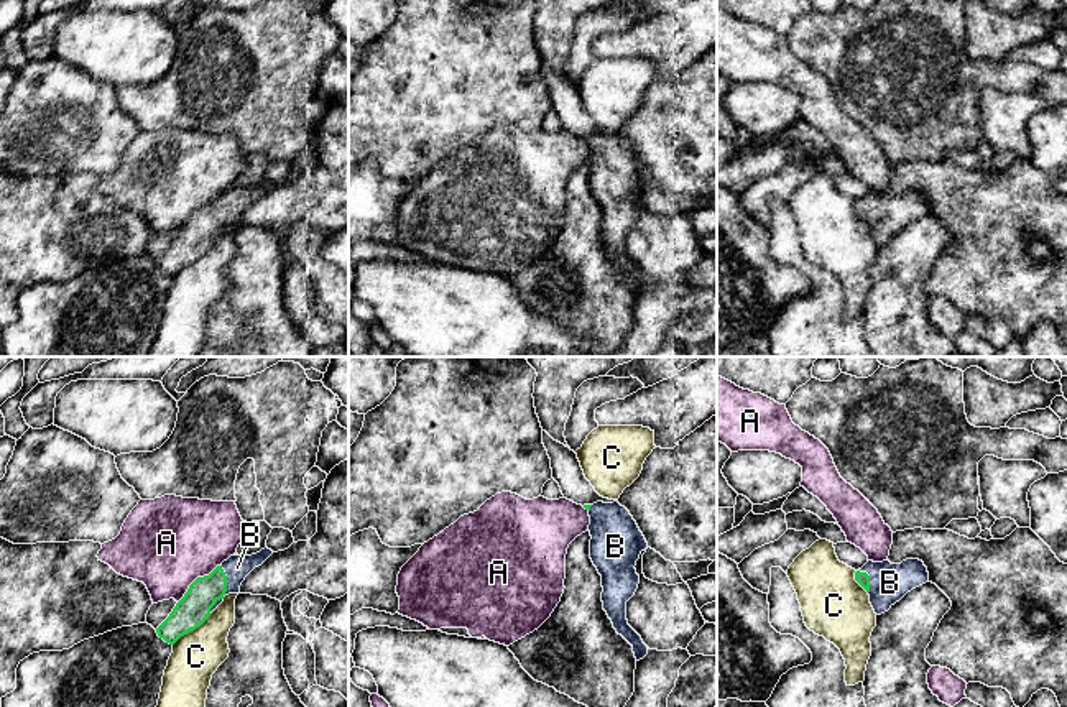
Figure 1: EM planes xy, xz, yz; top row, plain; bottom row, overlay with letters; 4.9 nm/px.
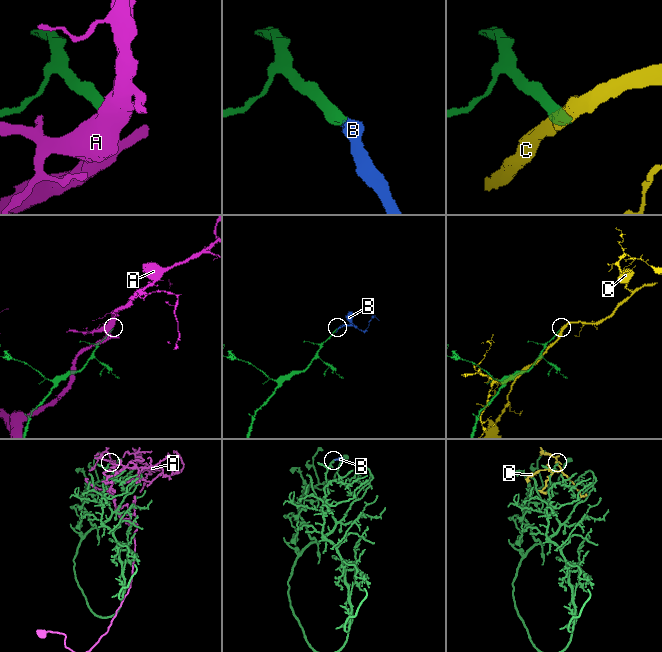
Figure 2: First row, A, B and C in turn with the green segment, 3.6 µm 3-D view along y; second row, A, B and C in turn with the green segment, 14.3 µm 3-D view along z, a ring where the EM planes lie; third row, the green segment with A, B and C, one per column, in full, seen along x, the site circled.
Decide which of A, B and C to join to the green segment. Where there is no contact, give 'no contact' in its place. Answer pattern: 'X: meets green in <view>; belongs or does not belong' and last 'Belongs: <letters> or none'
A: meets green in xy; does not belong
B: meets green in xy; belongs
C: meets green in xy; does not belong
Belongs: B

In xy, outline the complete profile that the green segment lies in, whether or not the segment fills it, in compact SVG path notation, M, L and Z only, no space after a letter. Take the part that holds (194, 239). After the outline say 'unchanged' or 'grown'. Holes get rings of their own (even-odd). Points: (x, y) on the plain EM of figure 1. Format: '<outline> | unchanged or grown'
M265 179L252 187L230 187L209 207L197 209L176 235L169 248L156 260L159 270L174 276L181 268L201 258L229 225L240 225L245 209L270 187Z | grown

